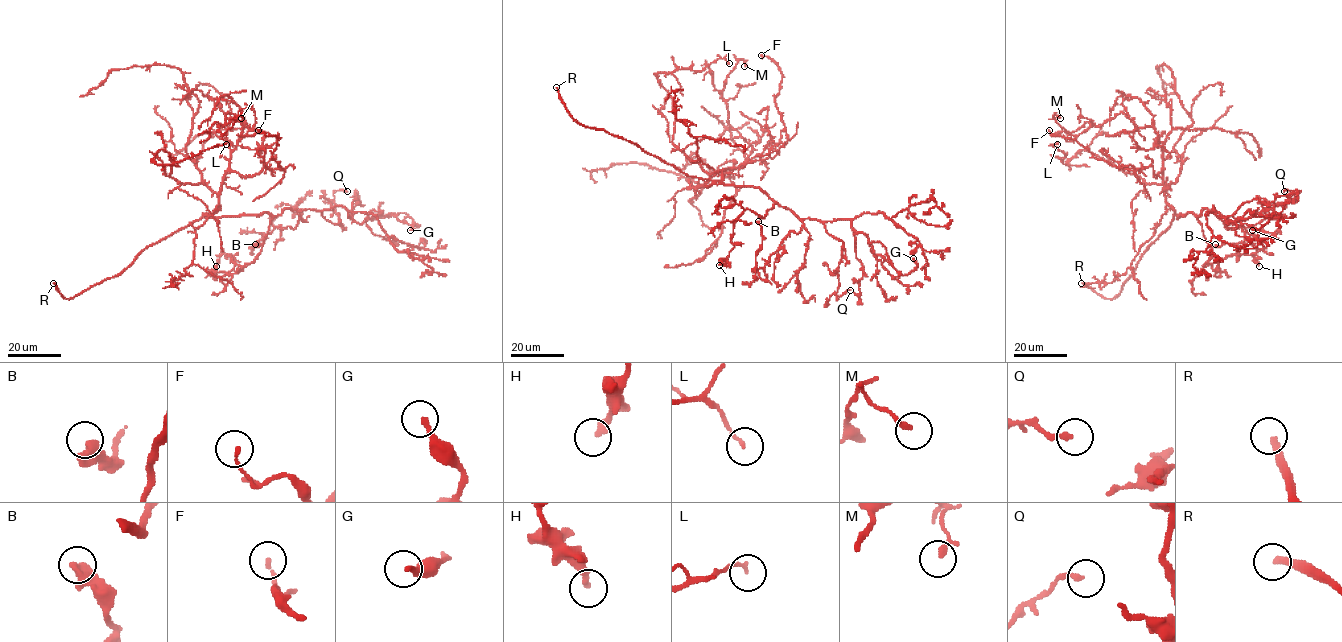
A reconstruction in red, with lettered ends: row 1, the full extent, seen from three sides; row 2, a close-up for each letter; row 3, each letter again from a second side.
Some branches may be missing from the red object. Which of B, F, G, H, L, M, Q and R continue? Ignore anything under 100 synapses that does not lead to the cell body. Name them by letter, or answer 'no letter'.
R

